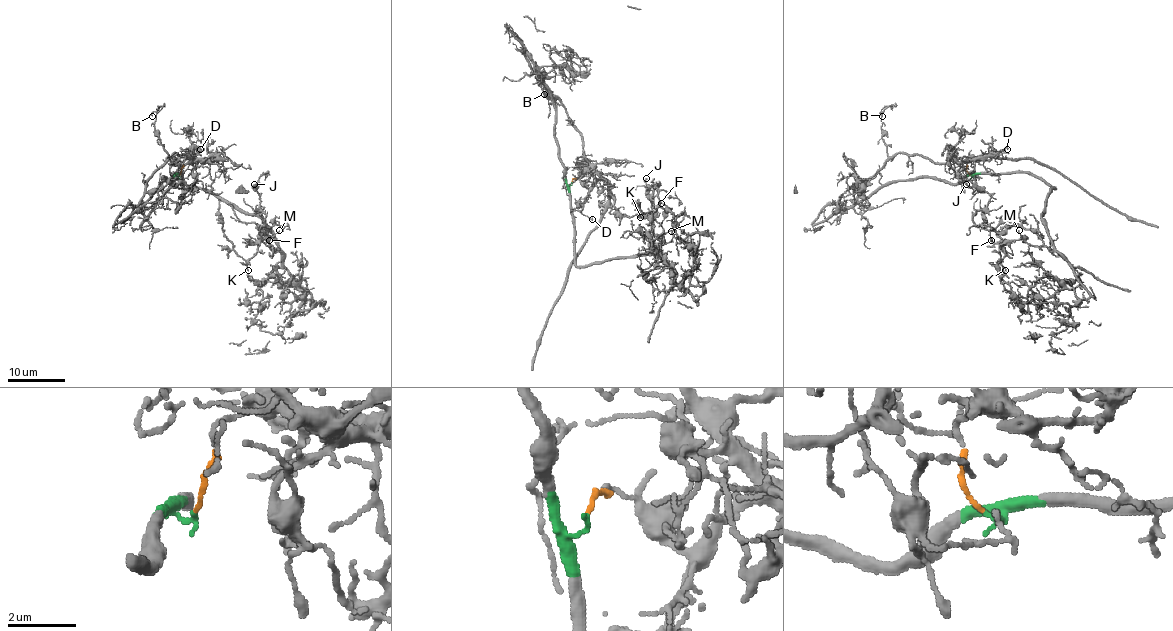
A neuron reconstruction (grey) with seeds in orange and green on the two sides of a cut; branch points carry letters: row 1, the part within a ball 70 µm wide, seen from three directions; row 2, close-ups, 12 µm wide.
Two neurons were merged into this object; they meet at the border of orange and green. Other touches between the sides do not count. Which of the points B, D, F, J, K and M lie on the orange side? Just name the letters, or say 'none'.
B, D

